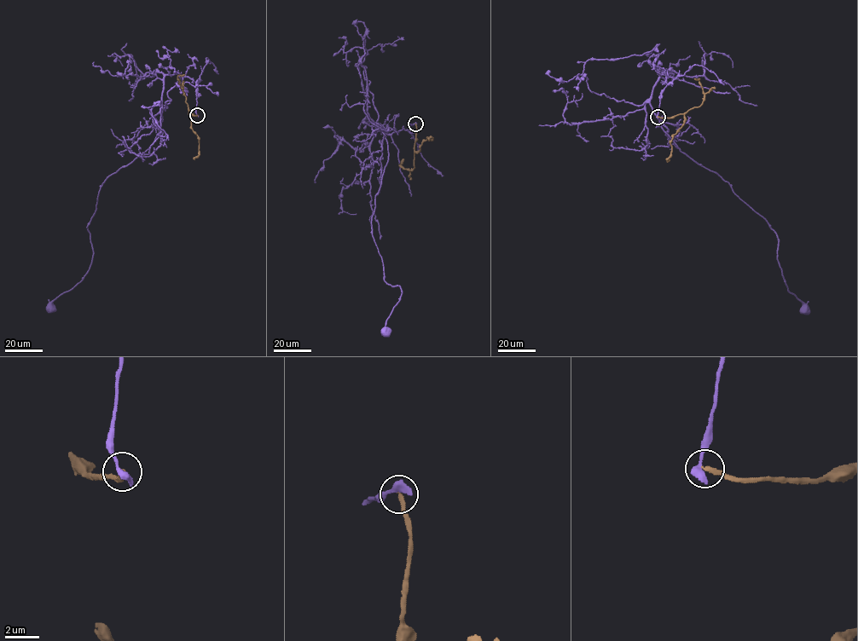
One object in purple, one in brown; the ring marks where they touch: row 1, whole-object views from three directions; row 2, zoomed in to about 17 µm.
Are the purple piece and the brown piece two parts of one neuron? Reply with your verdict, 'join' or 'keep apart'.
keep apart

